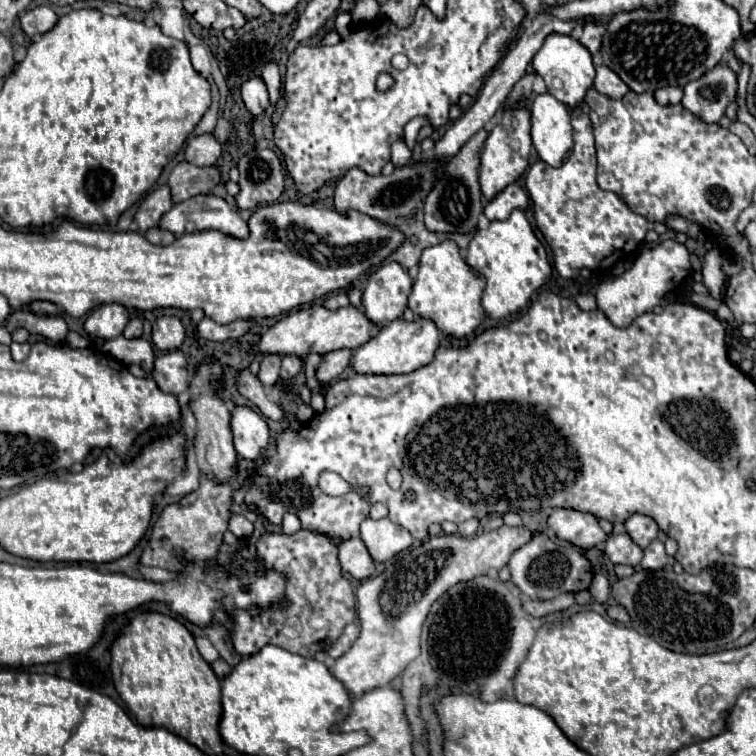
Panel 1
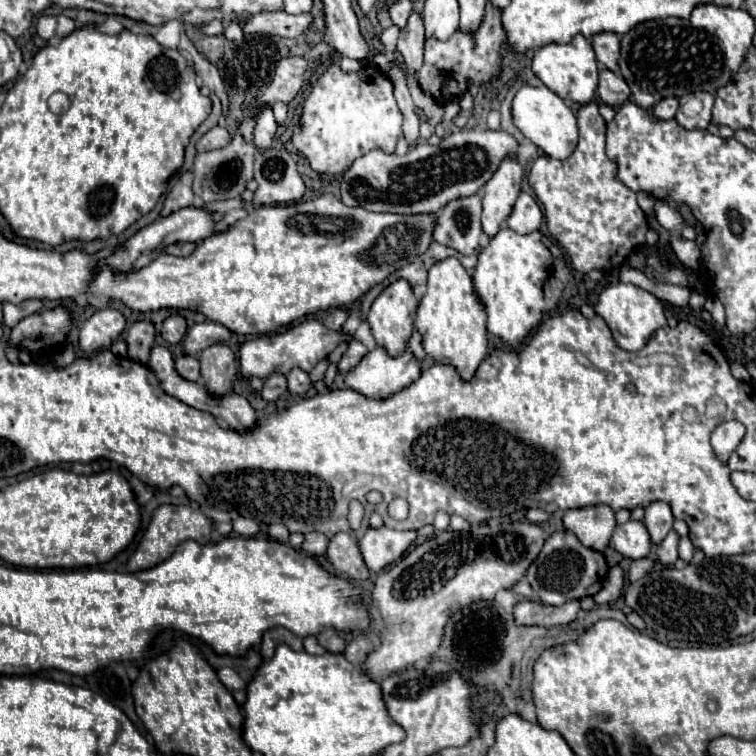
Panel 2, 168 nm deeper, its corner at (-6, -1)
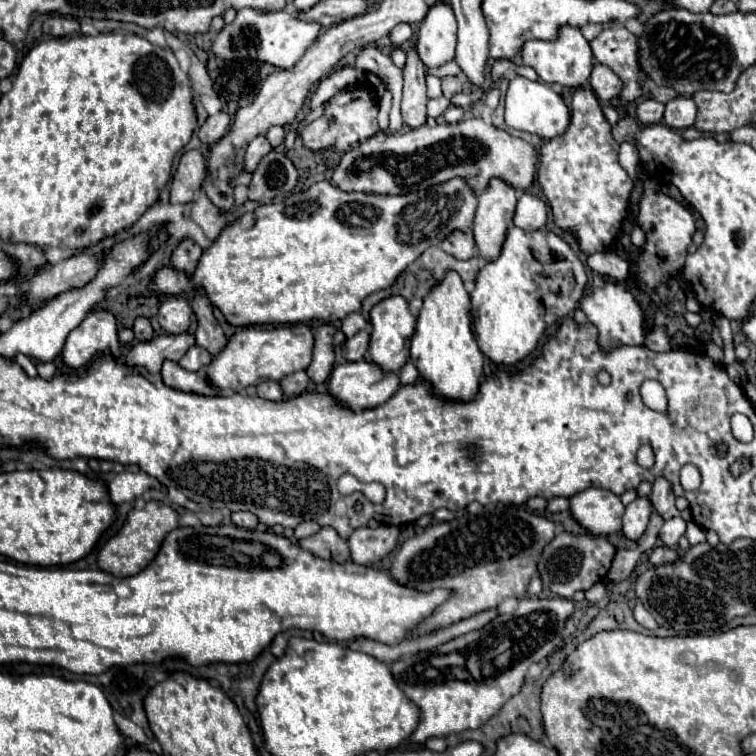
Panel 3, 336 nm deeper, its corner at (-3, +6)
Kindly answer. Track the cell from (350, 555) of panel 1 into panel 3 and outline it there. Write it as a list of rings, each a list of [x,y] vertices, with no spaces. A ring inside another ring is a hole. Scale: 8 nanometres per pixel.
[[[320,528],[314,536],[308,536],[300,540],[300,546],[314,556],[320,556],[324,560],[332,560],[338,564],[344,564],[350,560],[350,548],[344,538],[334,528]]]

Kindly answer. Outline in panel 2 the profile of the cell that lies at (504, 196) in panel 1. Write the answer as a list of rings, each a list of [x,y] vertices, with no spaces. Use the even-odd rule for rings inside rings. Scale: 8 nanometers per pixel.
[[[521,193],[513,207],[513,213],[507,219],[507,227],[517,231],[519,235],[527,235],[537,231],[541,221],[543,221],[543,213],[537,201],[529,193]]]

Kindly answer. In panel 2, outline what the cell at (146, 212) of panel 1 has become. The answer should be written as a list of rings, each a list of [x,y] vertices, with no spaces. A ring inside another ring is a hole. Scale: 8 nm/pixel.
[[[187,171],[187,173],[183,173],[179,177],[177,185],[171,189],[171,193],[165,199],[161,217],[167,217],[173,211],[179,211],[183,207],[191,207],[193,205],[193,189],[191,189],[191,183],[193,183],[193,173],[191,171]]]

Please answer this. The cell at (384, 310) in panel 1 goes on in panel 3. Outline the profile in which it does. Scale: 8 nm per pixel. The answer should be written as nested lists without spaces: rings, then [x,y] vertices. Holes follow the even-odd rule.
[[[390,296],[378,302],[372,312],[370,312],[370,322],[372,322],[372,334],[370,334],[370,358],[374,364],[384,368],[386,372],[400,370],[402,364],[408,358],[408,348],[410,348],[410,338],[414,334],[414,324],[416,318],[410,312],[408,302],[404,296]]]

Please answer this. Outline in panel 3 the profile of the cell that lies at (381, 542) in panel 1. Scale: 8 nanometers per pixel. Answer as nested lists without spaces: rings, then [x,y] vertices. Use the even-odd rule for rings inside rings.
[[[384,526],[378,528],[356,528],[354,534],[348,538],[352,560],[356,564],[372,566],[386,558],[398,544],[400,530],[396,526]]]

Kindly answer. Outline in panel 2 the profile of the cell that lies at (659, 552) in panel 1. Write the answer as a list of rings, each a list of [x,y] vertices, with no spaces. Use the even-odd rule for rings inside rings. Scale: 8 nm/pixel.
[[[669,531],[669,535],[657,545],[657,557],[663,565],[673,565],[677,561],[677,545],[679,535],[675,531]]]

